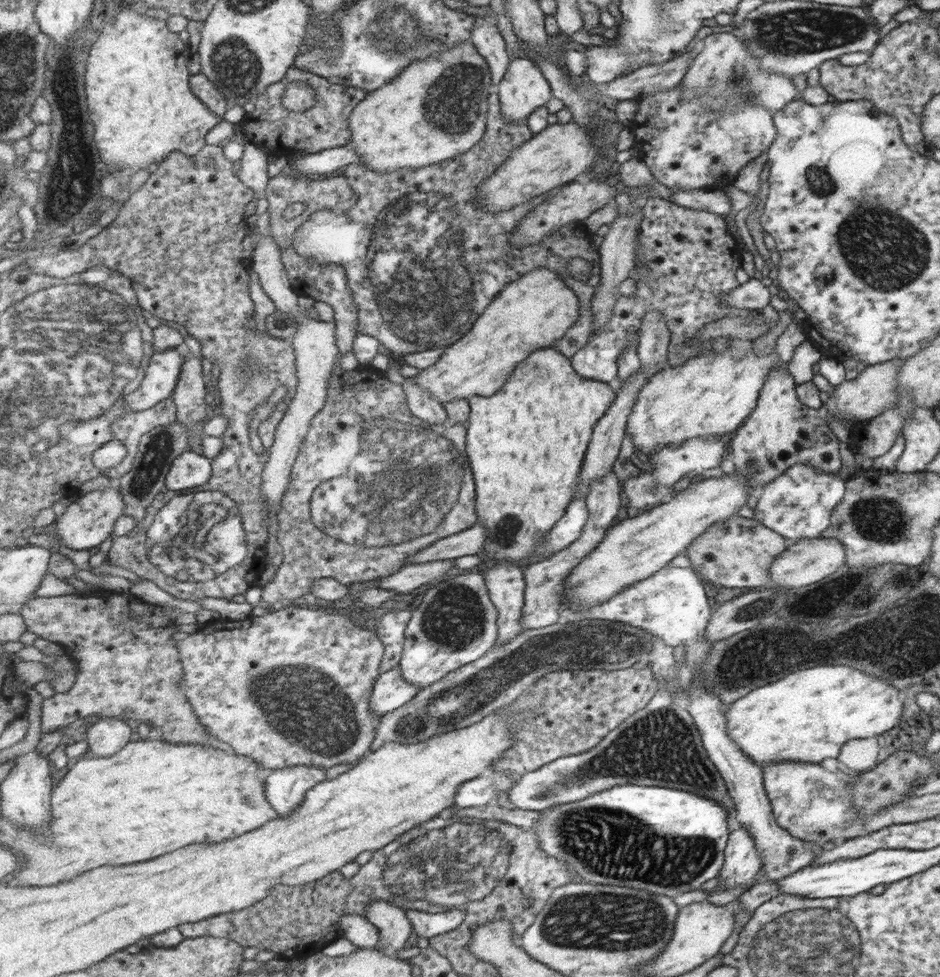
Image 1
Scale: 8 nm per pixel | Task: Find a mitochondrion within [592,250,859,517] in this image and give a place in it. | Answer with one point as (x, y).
(655, 486)

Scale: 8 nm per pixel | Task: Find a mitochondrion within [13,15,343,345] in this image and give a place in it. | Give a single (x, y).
(235, 66)

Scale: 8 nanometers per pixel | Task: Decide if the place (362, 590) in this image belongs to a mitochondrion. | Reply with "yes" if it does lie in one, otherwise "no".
no

